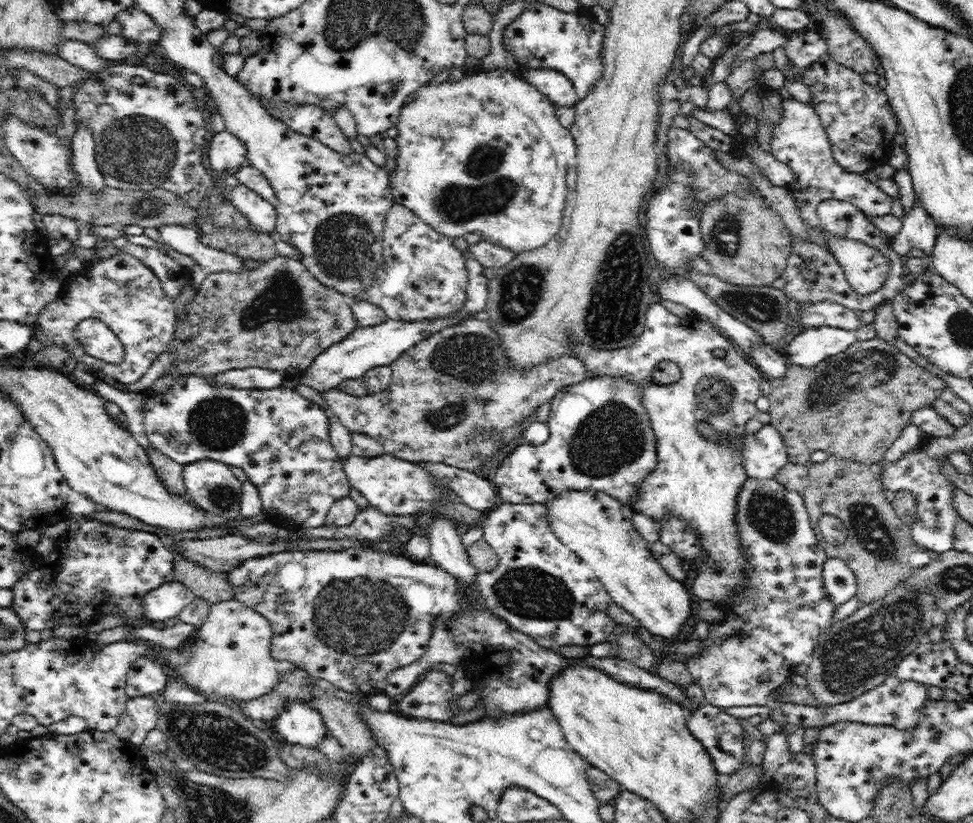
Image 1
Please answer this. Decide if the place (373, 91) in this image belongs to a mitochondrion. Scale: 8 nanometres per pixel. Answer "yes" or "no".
no

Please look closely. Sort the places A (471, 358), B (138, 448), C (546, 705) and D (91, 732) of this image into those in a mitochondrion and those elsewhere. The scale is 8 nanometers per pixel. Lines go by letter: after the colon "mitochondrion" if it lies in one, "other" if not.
A: mitochondrion
B: other
C: other
D: other

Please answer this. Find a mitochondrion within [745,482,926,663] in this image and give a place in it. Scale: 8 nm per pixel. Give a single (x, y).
(878, 540)

